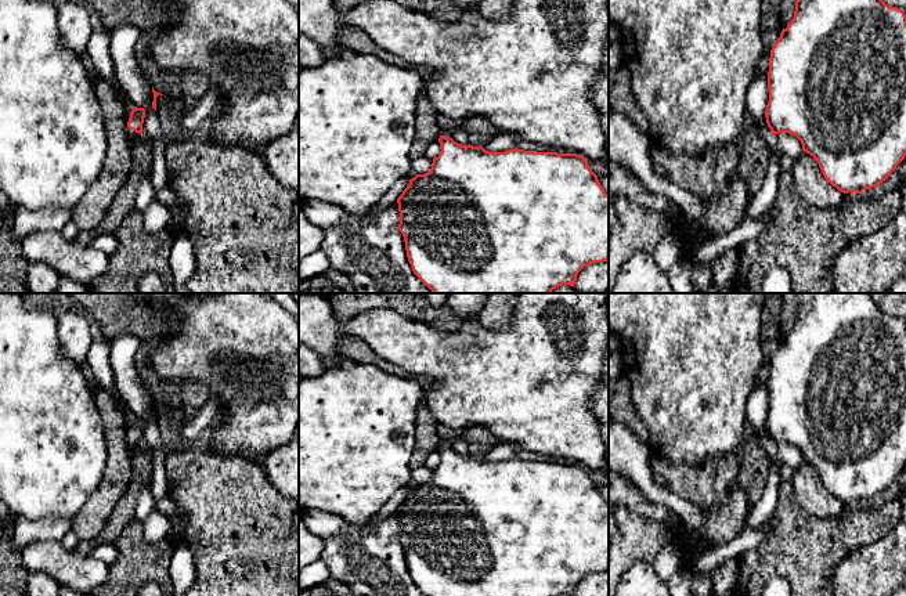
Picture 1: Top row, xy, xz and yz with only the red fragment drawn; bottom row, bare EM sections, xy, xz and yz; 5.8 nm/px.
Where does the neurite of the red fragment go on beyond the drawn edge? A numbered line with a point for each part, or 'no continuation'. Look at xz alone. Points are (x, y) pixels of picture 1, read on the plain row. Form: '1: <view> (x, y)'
no continuation

